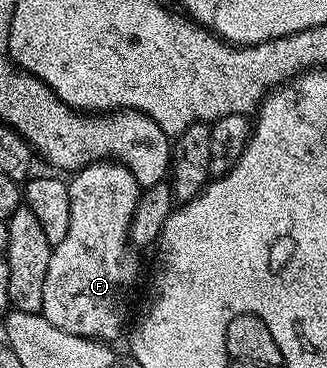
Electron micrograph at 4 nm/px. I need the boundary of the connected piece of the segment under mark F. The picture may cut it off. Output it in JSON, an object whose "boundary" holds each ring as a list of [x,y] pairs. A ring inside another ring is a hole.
{"boundary":[[[101,160],[75,173],[68,180],[68,189],[70,222],[66,238],[54,245],[50,254],[39,314],[66,334],[112,342],[128,320],[128,299],[140,276],[128,231],[142,185],[125,164]]]}

